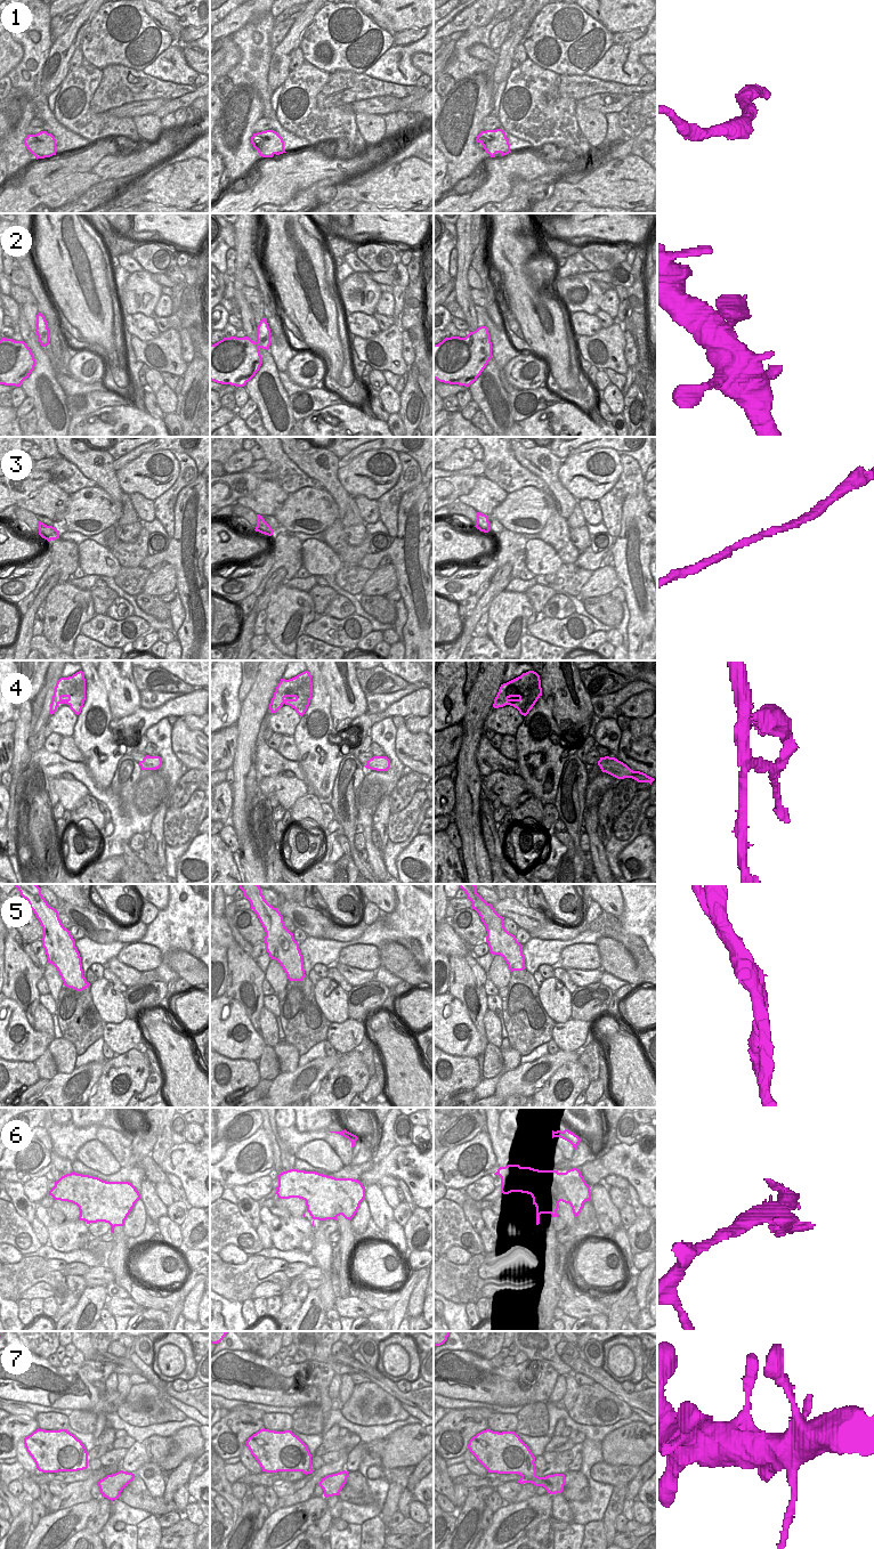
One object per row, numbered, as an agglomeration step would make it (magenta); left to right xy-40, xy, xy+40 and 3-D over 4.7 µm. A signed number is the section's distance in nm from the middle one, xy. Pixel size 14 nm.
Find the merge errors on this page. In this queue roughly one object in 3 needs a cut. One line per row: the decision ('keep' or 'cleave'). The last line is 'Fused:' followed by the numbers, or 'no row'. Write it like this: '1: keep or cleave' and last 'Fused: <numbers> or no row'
1: keep
2: keep
3: keep
4: cleave
5: cleave
6: keep
7: keep
Fused: 4, 5

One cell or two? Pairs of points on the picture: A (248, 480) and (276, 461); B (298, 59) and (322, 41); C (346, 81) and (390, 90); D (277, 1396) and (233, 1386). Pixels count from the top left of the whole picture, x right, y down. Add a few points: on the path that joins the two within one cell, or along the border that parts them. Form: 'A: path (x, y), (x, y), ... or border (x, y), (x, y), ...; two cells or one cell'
A: border (265, 471), (267, 479); two cells
B: border (299, 47), (306, 61); two cells
C: path (357, 87), (379, 88); one cell
D: path (266, 1391), (249, 1391), (244, 1388); one cell

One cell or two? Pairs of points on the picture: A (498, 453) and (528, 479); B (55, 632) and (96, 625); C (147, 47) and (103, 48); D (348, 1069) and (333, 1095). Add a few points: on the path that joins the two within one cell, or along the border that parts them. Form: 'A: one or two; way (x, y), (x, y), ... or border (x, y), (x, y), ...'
A: one; way (506, 461), (520, 476)
B: two; border (96, 614), (82, 625), (79, 633)
C: one; way (136, 46), (114, 46)
D: one; way (344, 1076), (342, 1083), (338, 1088)

